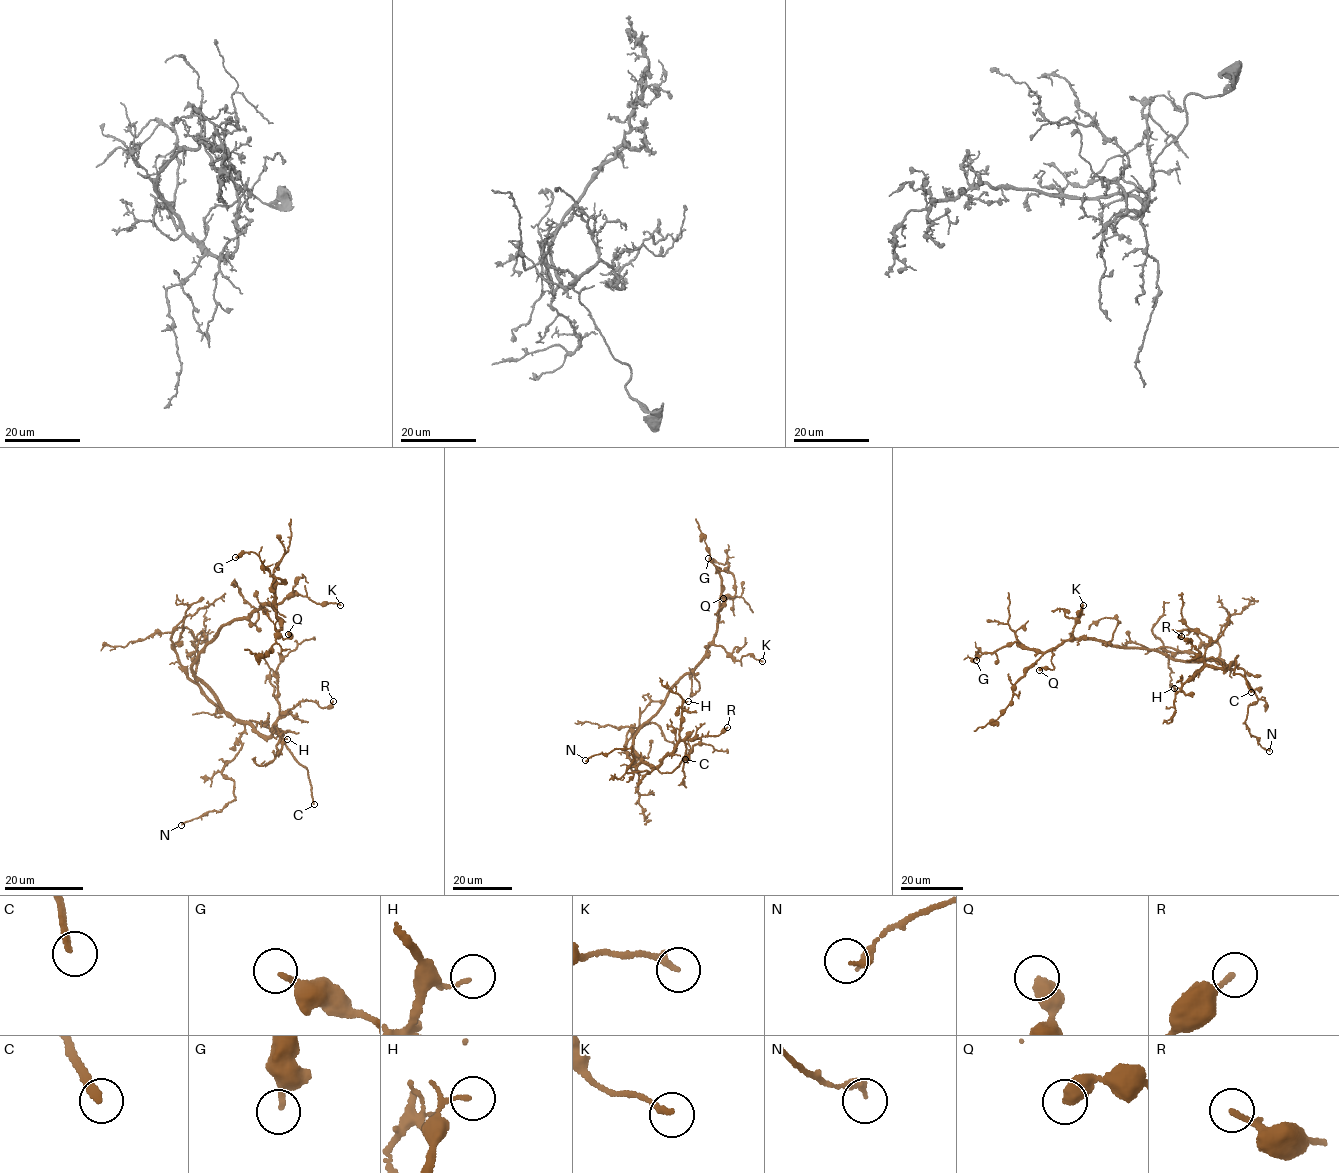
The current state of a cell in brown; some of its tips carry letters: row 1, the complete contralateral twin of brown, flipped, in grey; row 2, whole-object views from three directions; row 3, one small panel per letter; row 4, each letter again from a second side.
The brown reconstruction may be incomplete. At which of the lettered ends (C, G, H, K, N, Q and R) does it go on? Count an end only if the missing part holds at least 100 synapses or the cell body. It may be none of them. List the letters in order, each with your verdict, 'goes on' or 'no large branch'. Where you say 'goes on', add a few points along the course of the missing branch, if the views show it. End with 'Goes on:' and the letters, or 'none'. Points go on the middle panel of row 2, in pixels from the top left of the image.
C: goes on; course (685, 759), (689, 779), (700, 801), (711, 809)
G: no large branch
H: no large branch
K: no large branch
N: no large branch
Q: no large branch
R: no large branch
Goes on: C

